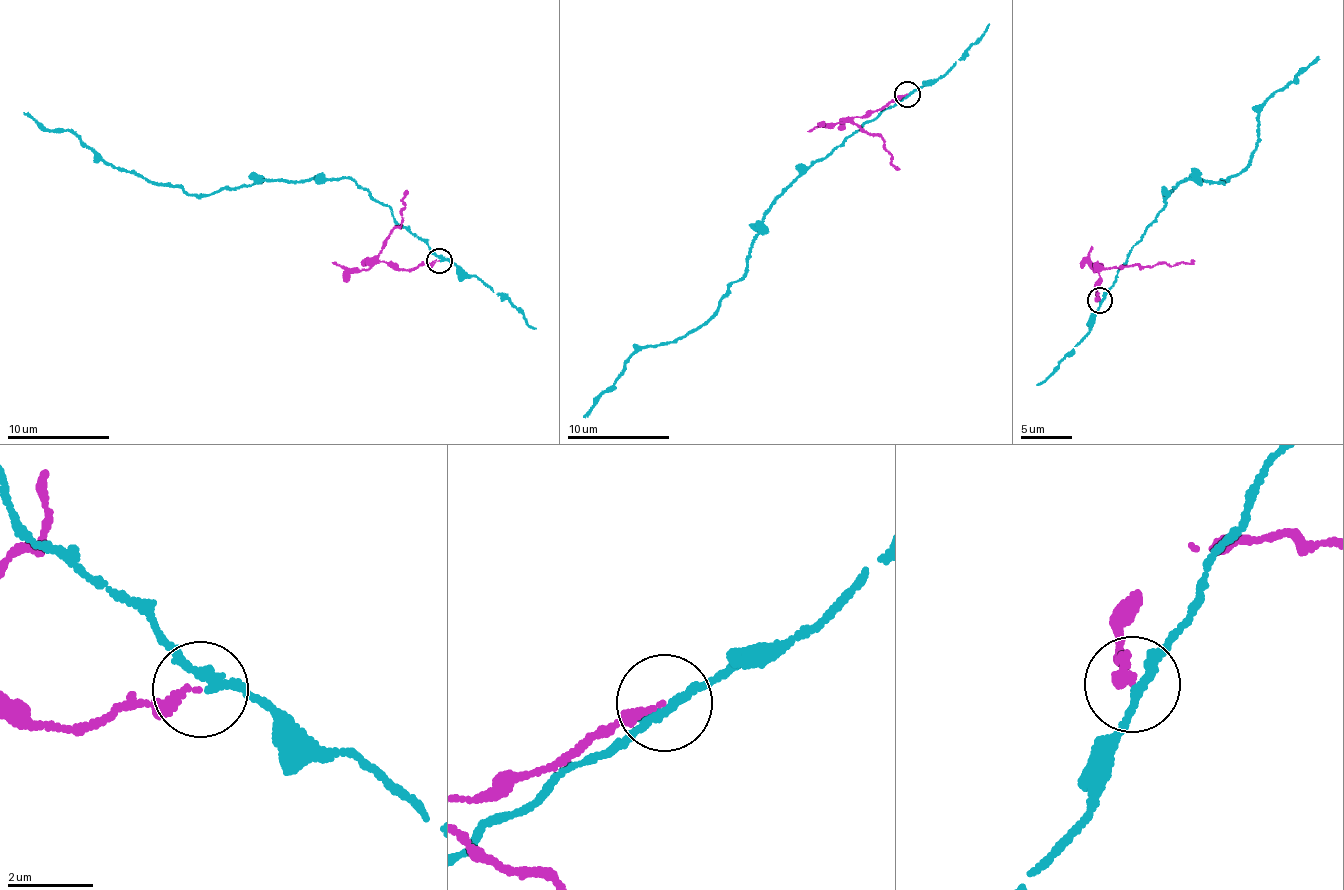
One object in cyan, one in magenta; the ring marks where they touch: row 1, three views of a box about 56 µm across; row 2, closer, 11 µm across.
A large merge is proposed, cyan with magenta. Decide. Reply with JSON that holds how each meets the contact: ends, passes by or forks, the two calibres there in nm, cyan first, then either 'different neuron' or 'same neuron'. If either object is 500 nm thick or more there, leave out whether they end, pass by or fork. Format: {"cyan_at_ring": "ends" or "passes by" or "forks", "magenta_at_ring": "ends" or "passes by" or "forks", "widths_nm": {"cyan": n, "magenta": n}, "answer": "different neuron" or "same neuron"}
{"cyan_at_ring": "passes by", "magenta_at_ring": "ends", "widths_nm": {"cyan": 180, "magenta": 140}, "answer": "different neuron"}

